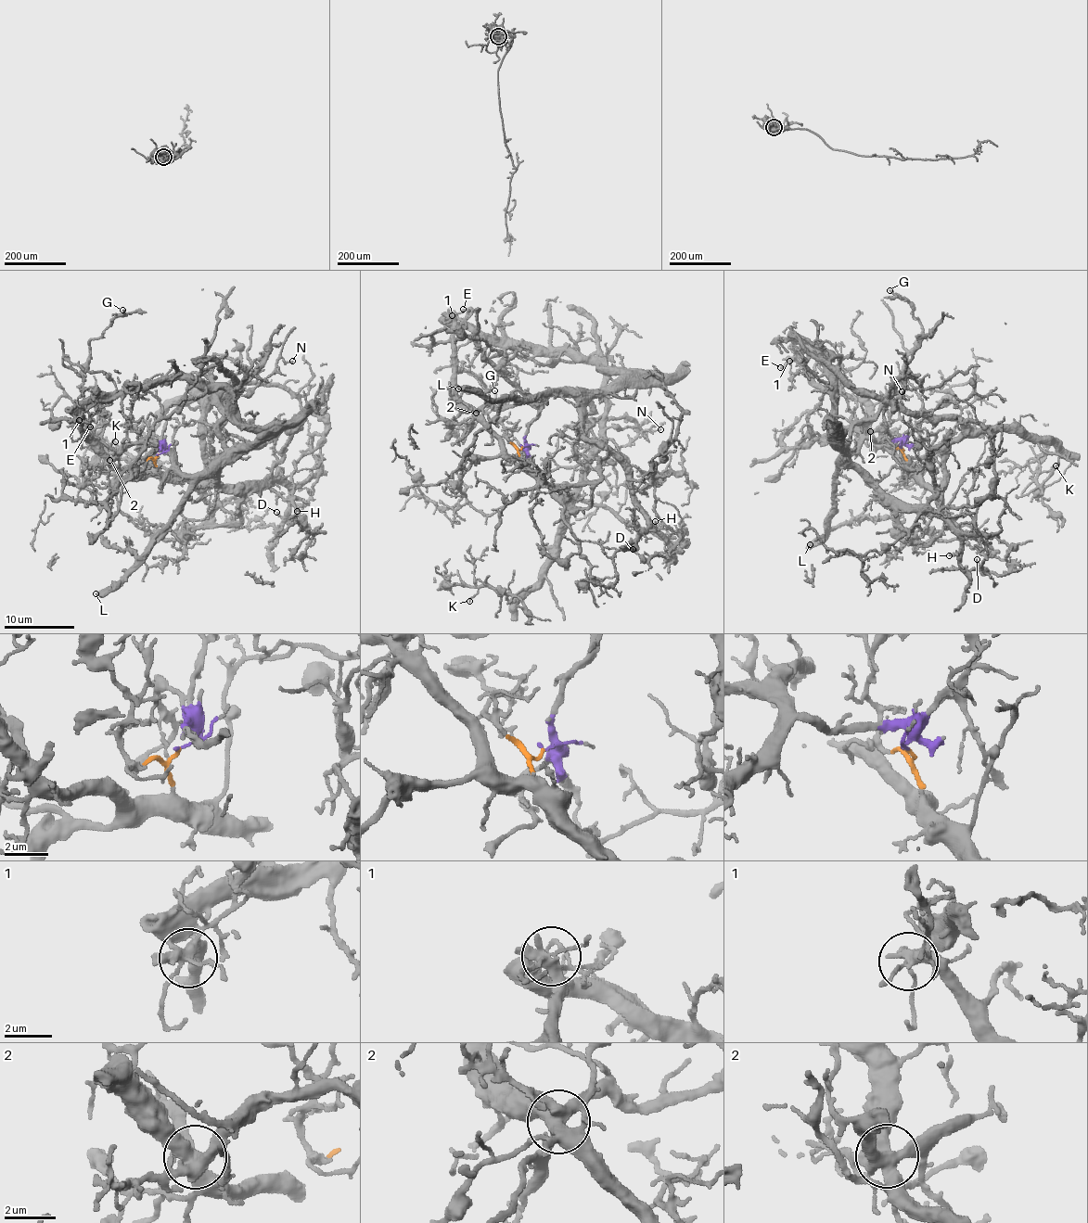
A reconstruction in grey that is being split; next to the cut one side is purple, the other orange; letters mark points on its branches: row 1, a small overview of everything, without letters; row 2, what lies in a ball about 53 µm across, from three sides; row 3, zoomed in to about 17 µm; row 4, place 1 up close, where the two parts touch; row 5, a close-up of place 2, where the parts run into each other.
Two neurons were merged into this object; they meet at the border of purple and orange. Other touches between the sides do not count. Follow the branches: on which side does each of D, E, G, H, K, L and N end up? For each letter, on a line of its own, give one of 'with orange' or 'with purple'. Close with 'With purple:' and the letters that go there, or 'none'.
D: with orange
E: with purple
G: with orange
H: with purple
K: with orange
L: with purple
N: with orange
With purple: E, H, L

